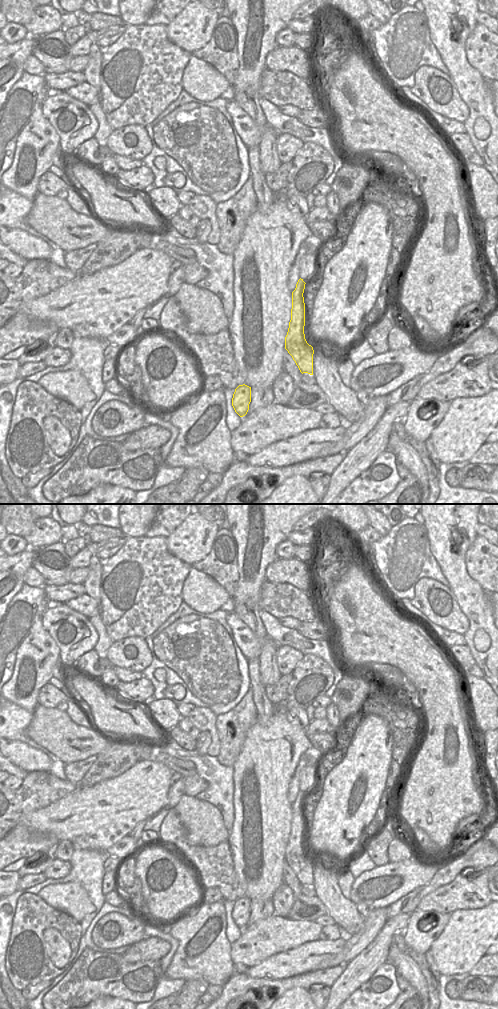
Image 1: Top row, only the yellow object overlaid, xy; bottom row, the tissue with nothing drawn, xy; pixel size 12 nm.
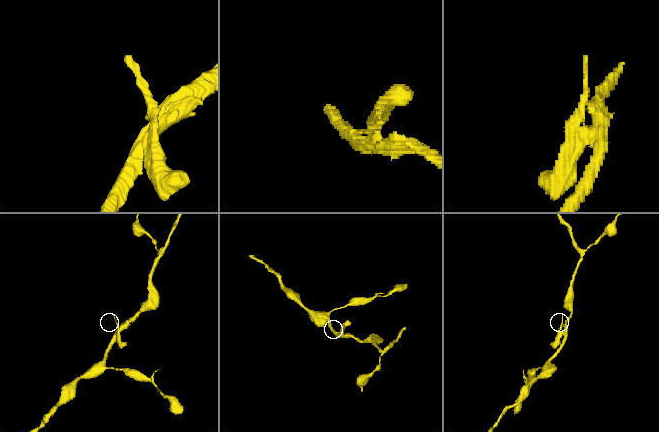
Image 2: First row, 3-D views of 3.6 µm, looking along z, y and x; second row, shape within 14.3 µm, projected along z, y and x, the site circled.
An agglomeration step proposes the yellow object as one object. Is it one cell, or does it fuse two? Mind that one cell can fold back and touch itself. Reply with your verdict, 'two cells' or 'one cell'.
one cell

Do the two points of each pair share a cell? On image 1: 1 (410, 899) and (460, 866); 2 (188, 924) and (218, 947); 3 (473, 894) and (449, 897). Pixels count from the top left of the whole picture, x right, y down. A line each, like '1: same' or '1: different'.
1: same
2: same
3: same

